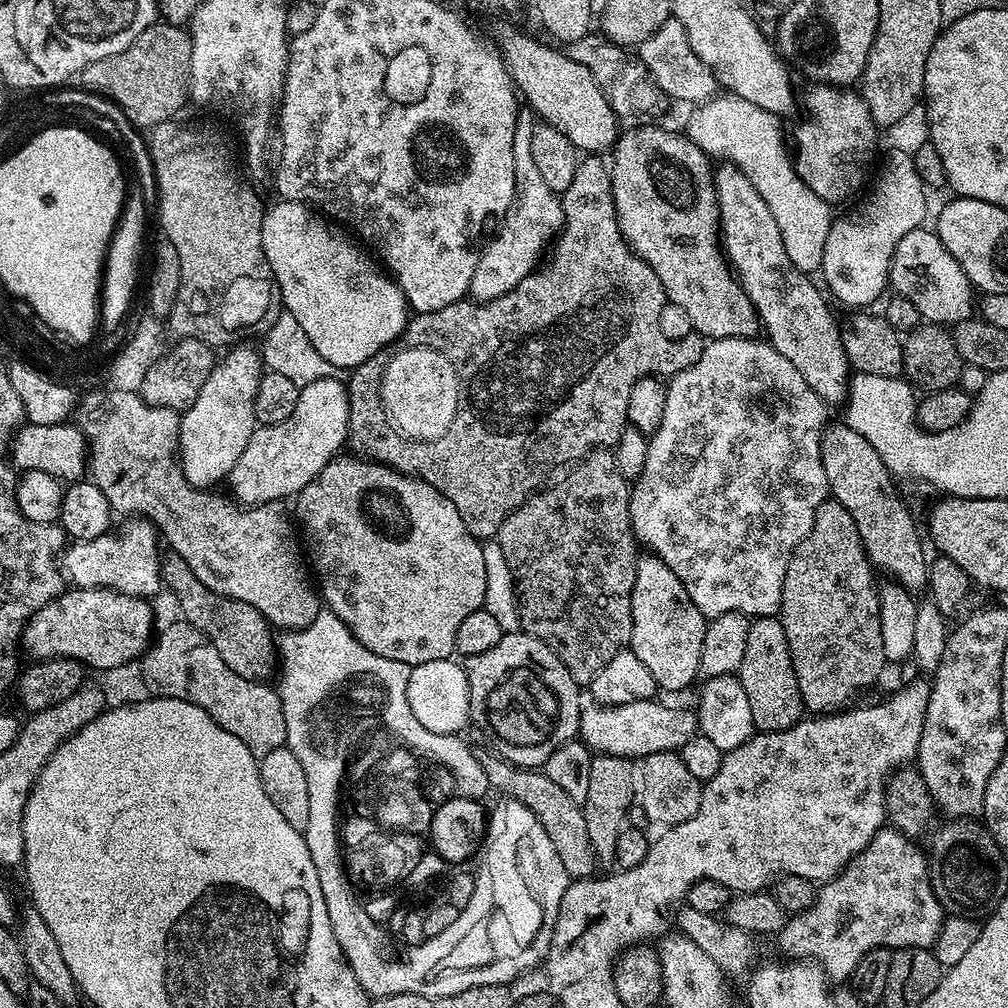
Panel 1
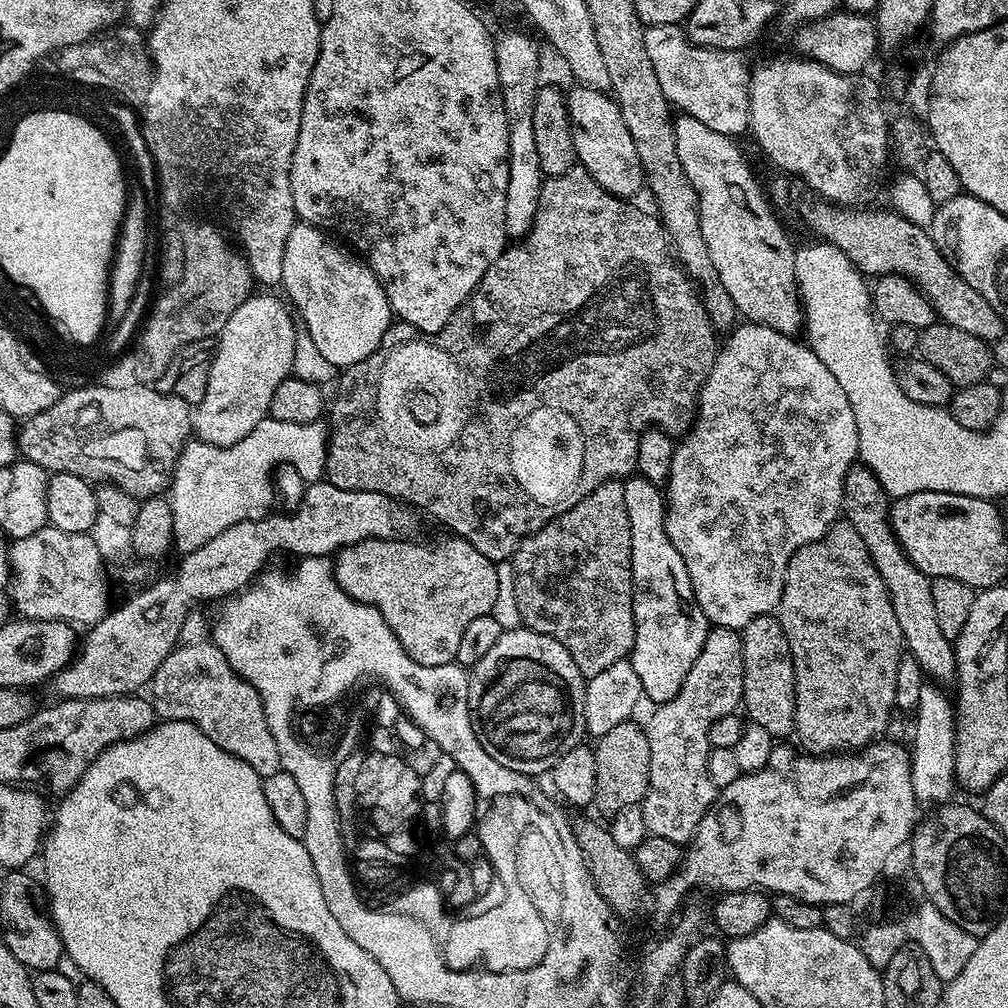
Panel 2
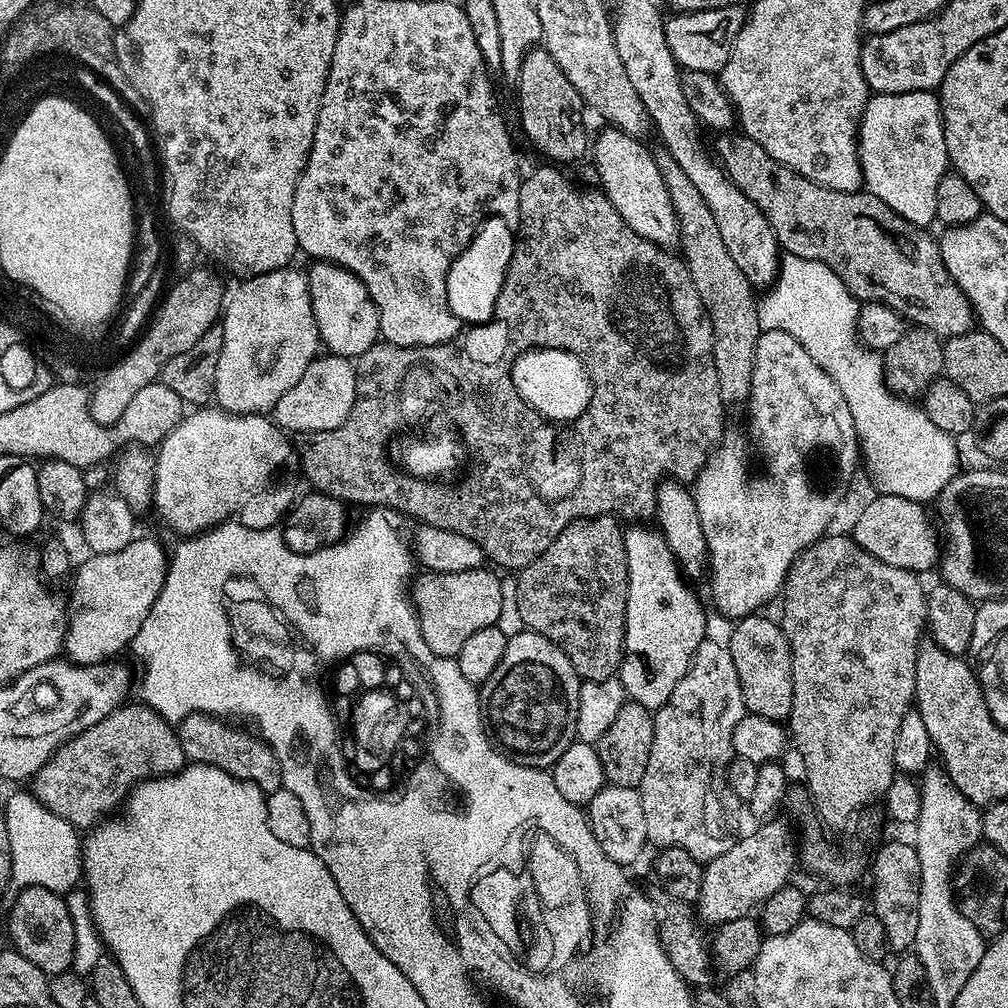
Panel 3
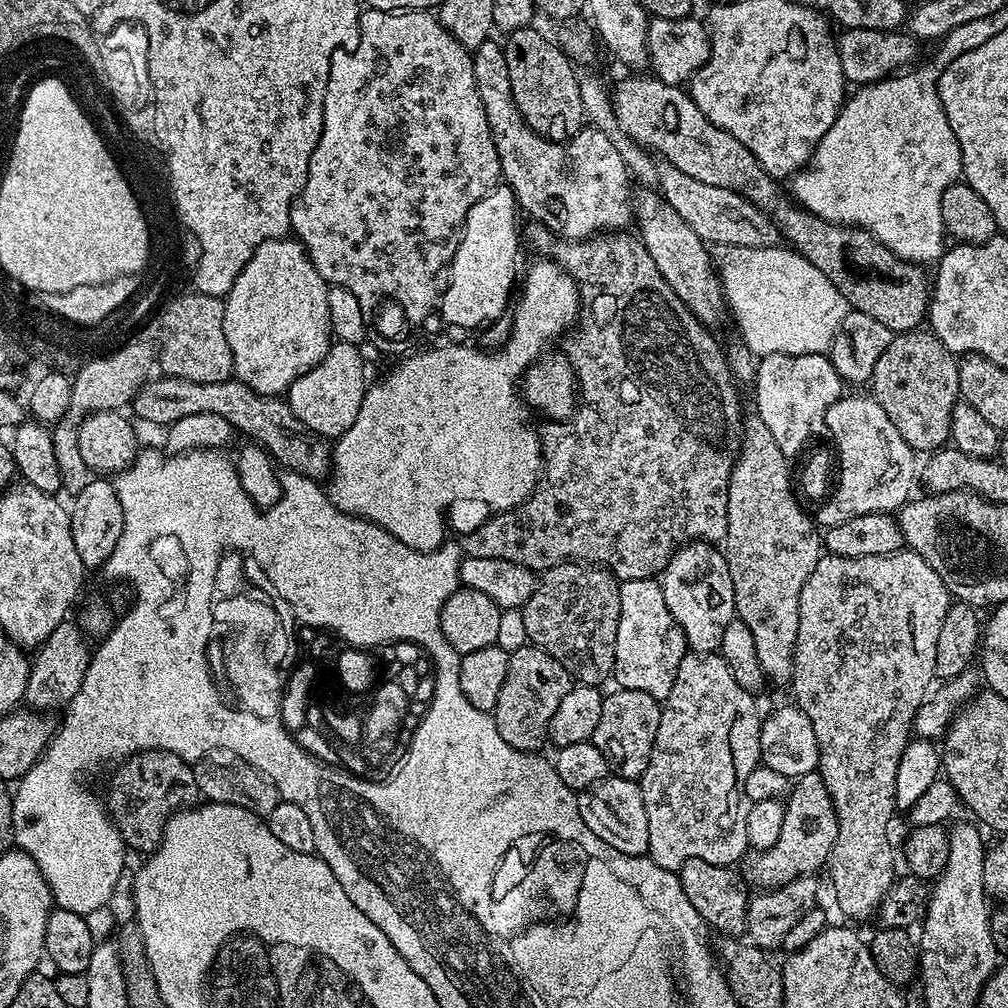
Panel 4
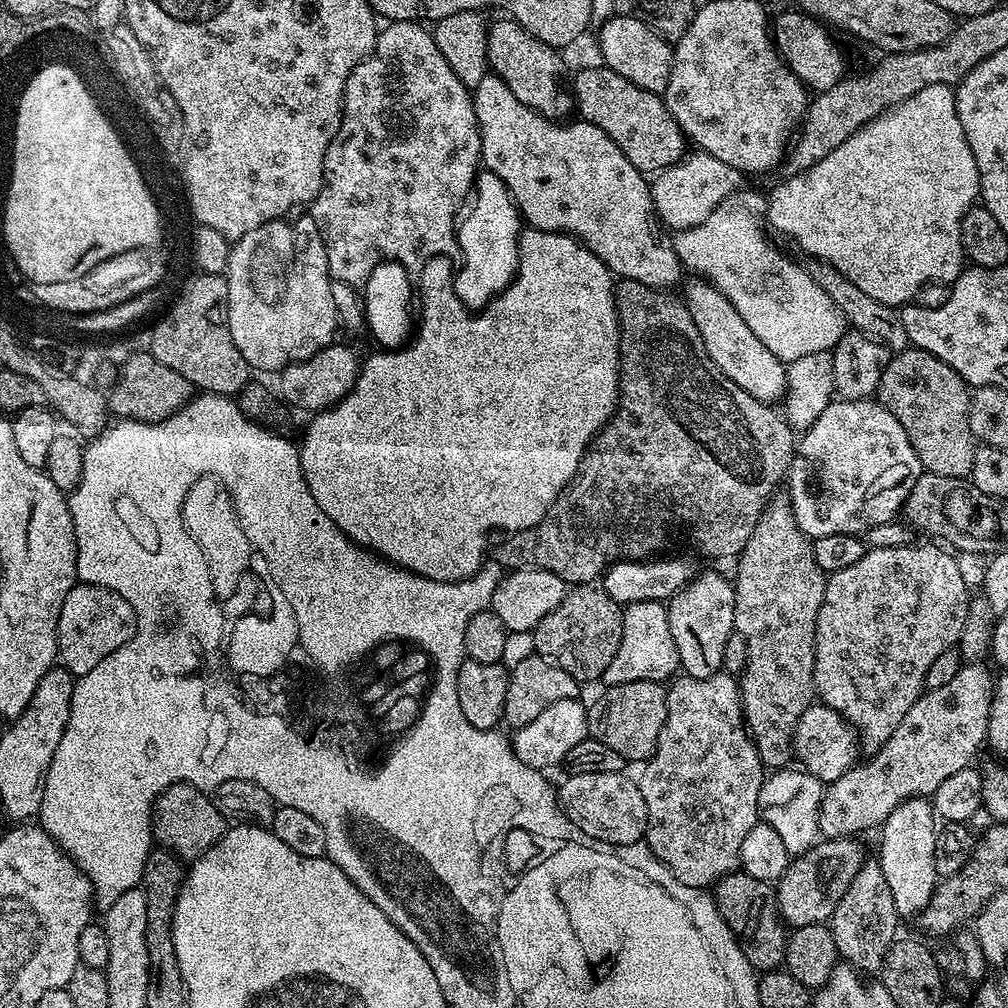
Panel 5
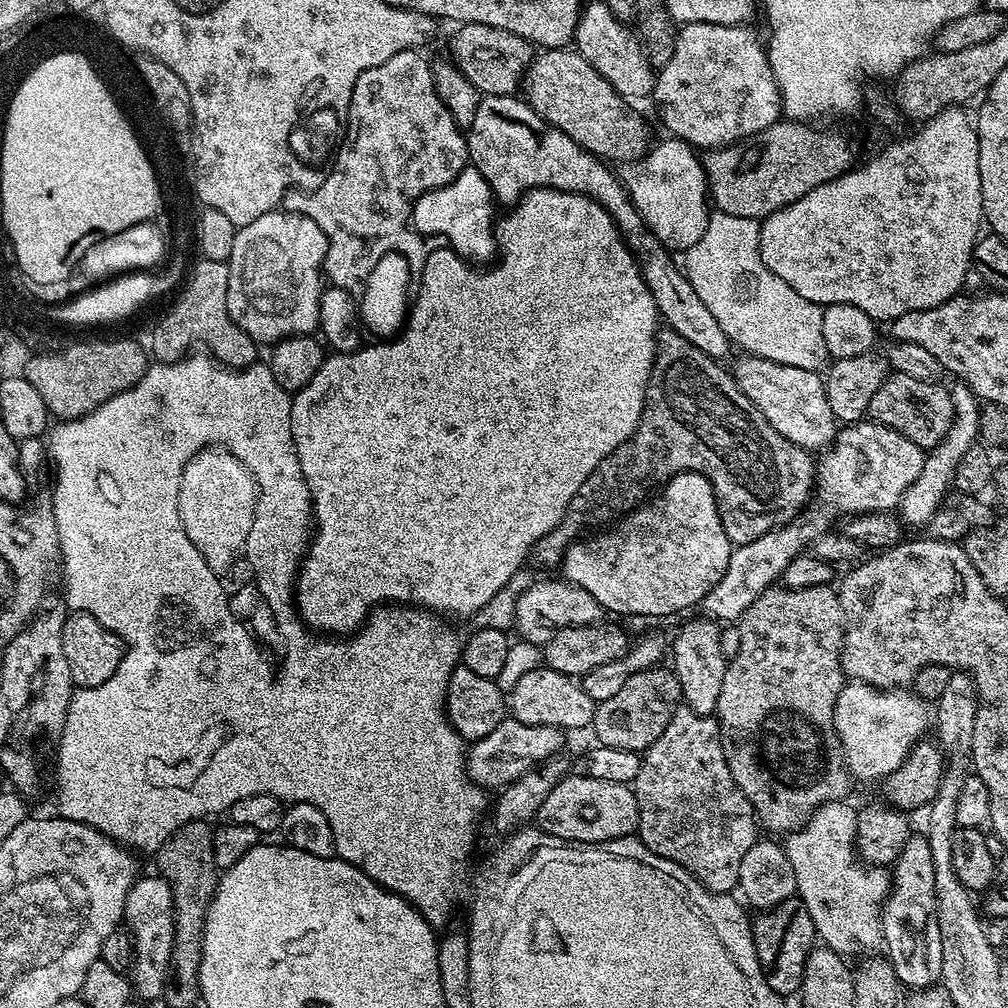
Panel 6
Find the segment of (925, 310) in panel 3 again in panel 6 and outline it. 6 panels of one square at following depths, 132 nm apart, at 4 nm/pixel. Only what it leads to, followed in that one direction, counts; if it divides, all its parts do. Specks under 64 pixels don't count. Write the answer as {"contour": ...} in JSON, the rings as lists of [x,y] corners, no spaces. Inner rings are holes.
{"contour":[[[571,47],[550,48],[533,55],[532,64],[524,73],[522,92],[545,122],[605,162],[641,160],[650,147],[647,122]]]}

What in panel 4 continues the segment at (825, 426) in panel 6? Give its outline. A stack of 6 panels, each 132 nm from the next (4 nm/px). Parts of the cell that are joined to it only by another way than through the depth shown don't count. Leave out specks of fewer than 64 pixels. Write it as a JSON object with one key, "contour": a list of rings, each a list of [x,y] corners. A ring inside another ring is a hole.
{"contour":[[[644,190],[634,204],[634,220],[640,223],[638,239],[646,246],[650,258],[654,258],[654,266],[662,270],[662,278],[670,282],[670,290],[682,298],[682,302],[697,316],[709,330],[716,327],[726,318],[726,301],[724,287],[720,284],[720,274],[714,263],[713,253],[709,245],[704,243],[686,222],[678,216],[678,210],[670,206],[663,195],[656,190]]]}

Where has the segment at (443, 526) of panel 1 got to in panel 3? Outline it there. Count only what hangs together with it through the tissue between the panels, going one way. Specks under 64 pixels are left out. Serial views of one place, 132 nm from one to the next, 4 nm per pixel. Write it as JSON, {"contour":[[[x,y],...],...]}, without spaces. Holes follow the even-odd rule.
{"contour":[[[487,567],[462,570],[462,574],[425,571],[420,574],[424,576],[415,577],[410,588],[412,604],[420,620],[422,638],[426,638],[426,646],[430,646],[436,656],[455,658],[466,638],[471,638],[478,630],[499,625],[502,614],[501,577],[488,571]]]}

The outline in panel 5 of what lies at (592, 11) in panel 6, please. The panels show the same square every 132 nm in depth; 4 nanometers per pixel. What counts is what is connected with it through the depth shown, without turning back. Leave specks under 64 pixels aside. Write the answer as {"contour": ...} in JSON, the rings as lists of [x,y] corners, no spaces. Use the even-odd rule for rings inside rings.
{"contour":[[[615,14],[599,25],[598,41],[603,67],[614,70],[614,74],[622,74],[626,82],[634,82],[634,86],[642,90],[663,94],[670,82],[673,50],[673,45],[665,37],[659,36],[649,24],[642,22],[634,14]]]}

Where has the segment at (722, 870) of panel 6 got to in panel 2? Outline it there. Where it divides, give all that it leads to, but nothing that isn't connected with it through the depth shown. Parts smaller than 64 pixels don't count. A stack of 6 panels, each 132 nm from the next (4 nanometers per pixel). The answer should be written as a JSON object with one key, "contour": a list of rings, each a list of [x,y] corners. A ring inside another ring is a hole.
{"contour":[[[709,627],[706,642],[702,642],[702,654],[694,658],[694,666],[690,666],[690,674],[686,674],[682,690],[678,690],[670,702],[653,707],[652,717],[646,723],[650,742],[650,778],[644,795],[642,815],[646,818],[646,826],[651,835],[670,838],[670,842],[681,846],[691,841],[698,822],[702,822],[704,815],[716,803],[718,795],[714,782],[708,776],[708,753],[713,749],[708,737],[710,726],[714,726],[718,718],[733,715],[741,707],[743,699],[744,659],[740,632],[735,628]]]}

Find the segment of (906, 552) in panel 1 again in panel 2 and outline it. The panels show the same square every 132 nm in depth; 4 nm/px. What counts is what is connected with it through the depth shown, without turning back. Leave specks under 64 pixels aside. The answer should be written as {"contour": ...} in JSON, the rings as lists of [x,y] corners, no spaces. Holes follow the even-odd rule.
{"contour":[[[857,463],[848,471],[844,479],[842,516],[850,526],[854,526],[854,530],[858,530],[858,538],[866,542],[870,558],[878,574],[882,574],[882,582],[886,582],[906,652],[917,660],[925,677],[937,676],[940,680],[951,681],[956,675],[956,649],[953,641],[947,640],[938,627],[932,580],[919,572],[910,558],[906,558],[888,521],[889,507],[890,497],[882,482],[878,482],[876,475],[864,463]]]}

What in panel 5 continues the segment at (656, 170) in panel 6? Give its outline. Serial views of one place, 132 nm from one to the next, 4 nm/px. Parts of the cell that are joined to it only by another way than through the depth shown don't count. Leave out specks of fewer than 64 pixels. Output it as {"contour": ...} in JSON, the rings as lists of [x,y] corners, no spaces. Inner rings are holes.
{"contour":[[[692,150],[651,181],[652,207],[665,229],[693,228],[706,222],[706,218],[710,218],[715,208],[728,197],[728,193],[741,191],[743,184],[740,183],[743,180],[746,180],[745,173],[734,170],[734,166],[726,166],[726,162],[708,152]]]}

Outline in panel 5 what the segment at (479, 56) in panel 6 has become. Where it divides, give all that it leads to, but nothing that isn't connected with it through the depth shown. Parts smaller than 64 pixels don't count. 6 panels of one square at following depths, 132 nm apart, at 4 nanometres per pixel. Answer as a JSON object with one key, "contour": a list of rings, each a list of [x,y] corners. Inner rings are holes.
{"contour":[[[493,19],[488,25],[488,66],[491,75],[502,78],[522,106],[530,106],[530,110],[545,116],[547,120],[563,121],[567,117],[564,115],[573,111],[574,96],[566,80],[564,84],[566,69],[561,53],[528,33],[516,20],[500,19],[504,20]]]}

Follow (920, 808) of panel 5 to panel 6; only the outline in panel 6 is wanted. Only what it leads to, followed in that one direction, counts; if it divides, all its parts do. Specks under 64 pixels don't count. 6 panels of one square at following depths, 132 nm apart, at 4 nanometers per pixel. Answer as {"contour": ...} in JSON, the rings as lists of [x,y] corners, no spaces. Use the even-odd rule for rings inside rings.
{"contour":[[[924,834],[909,835],[895,864],[891,865],[890,875],[892,887],[882,913],[882,944],[885,949],[888,947],[886,959],[894,966],[901,985],[907,989],[928,988],[931,984],[939,984],[942,974],[942,939],[936,913],[934,861],[931,857],[928,839]]]}

